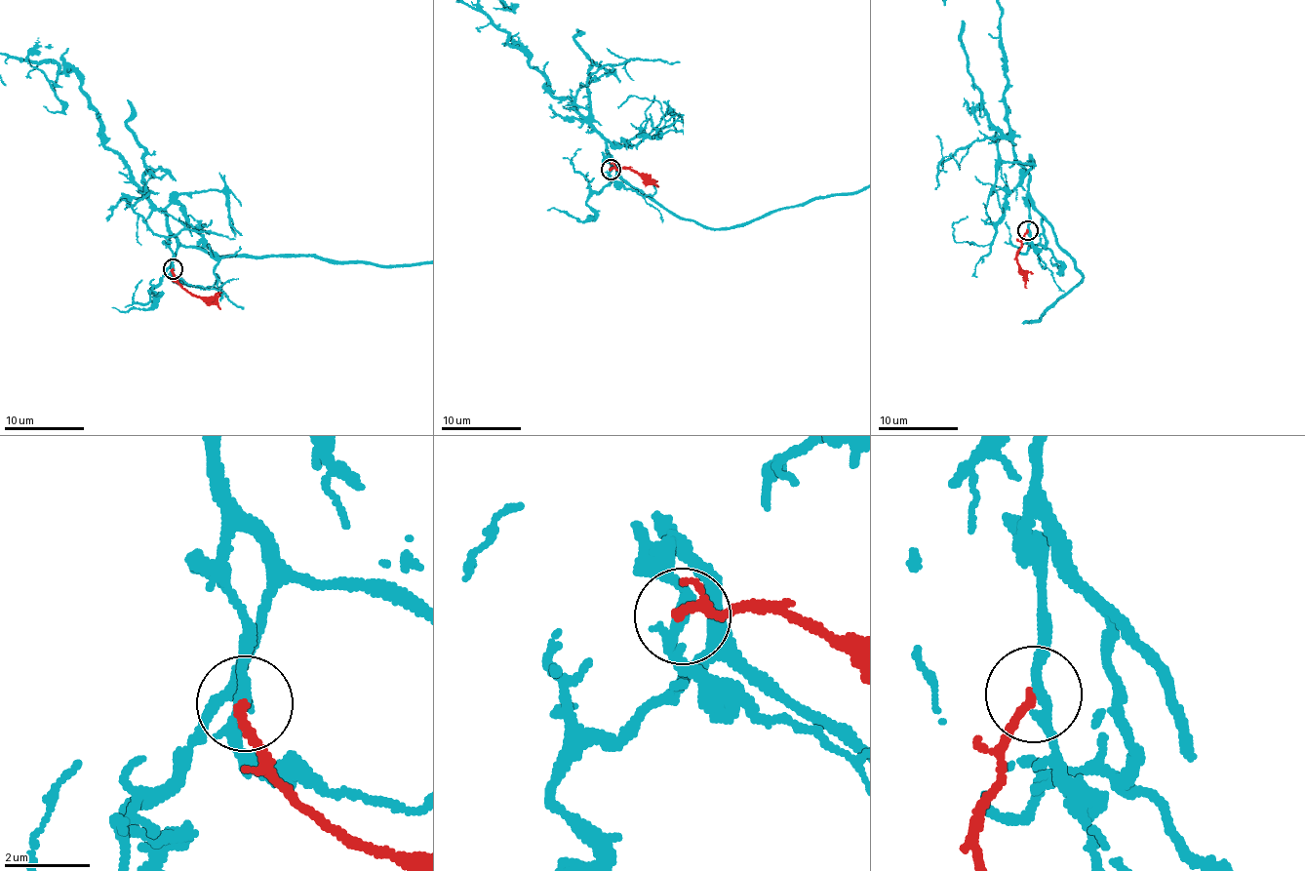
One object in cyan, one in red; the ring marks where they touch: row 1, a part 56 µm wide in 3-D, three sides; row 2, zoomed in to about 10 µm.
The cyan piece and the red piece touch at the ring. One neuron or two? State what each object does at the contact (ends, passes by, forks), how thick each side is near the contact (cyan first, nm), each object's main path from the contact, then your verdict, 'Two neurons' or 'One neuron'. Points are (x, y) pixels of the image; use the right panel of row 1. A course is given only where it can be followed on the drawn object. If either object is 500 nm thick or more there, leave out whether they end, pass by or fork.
At the ring cyan passes by. At the ring red ends. Thickness 240 nm (cyan) against 220 nm. Course of red: (1027, 230), (1016, 256), (1017, 269), (1027, 287). Two neurons

